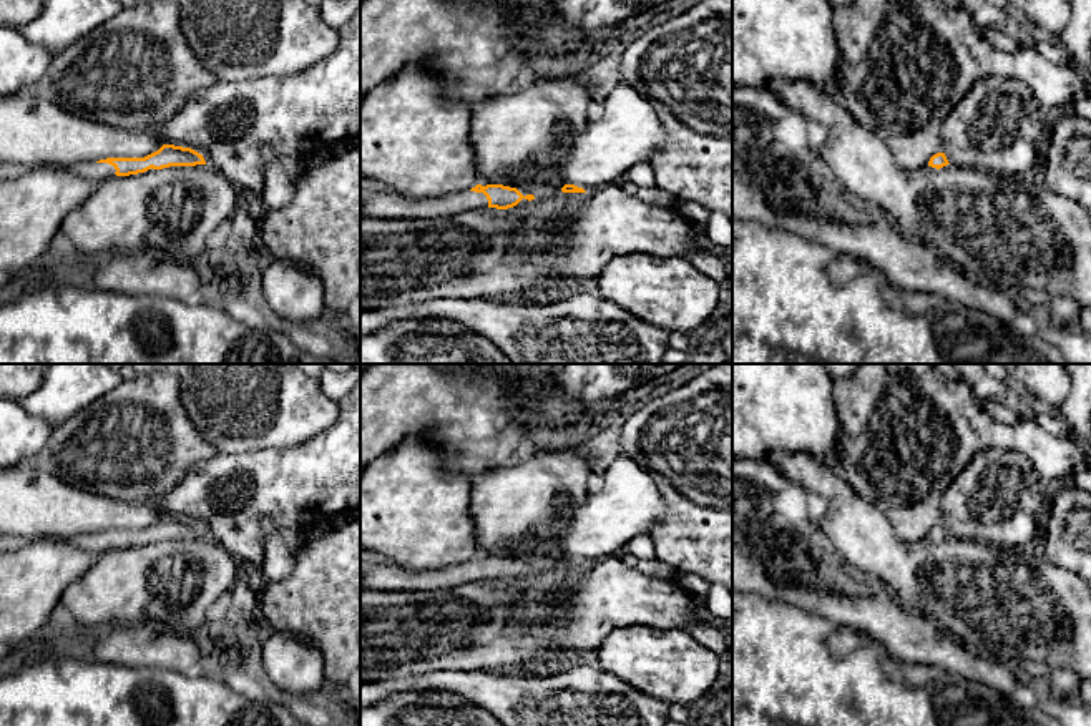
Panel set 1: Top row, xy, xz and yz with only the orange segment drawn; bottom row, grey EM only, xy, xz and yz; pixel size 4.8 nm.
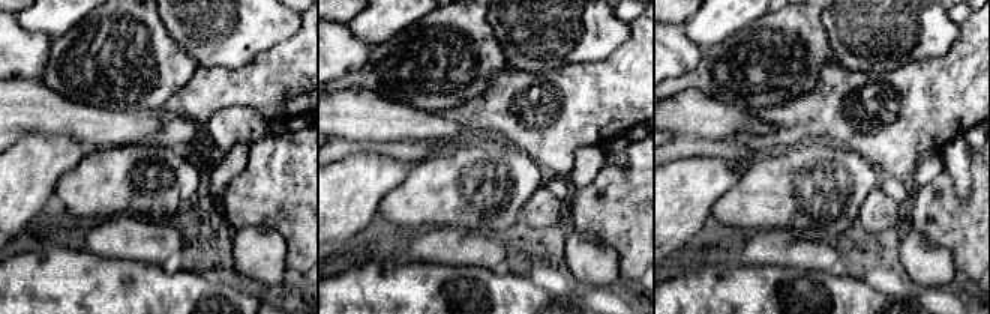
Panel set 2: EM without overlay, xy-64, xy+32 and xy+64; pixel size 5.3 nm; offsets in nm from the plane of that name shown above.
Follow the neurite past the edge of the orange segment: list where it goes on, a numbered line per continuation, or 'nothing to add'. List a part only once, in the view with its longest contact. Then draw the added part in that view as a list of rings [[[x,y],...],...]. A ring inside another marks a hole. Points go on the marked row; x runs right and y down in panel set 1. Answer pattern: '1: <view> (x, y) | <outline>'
1: xy (95, 173) | [[[90,161],[90,163],[76,163],[70,166],[61,166],[61,168],[73,171],[75,174],[81,176],[83,179],[90,181],[95,186],[108,178],[116,176],[115,166],[108,163]]]

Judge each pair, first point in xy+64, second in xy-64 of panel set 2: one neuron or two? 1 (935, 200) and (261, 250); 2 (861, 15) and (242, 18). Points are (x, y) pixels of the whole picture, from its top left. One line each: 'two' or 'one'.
1: two
2: one

